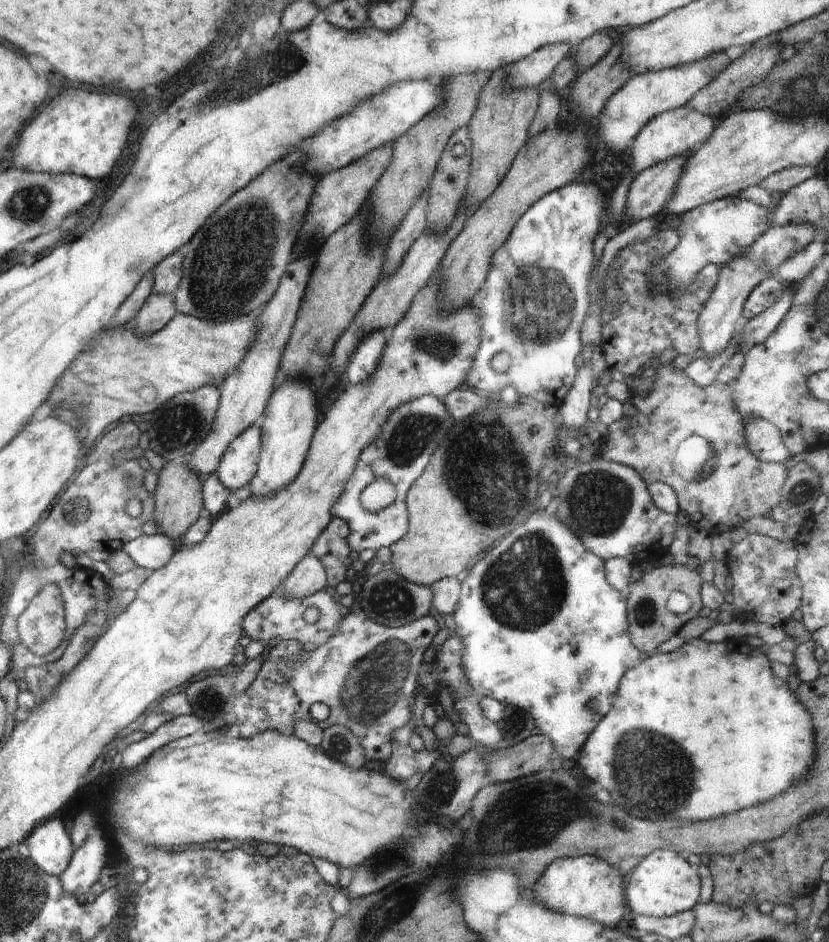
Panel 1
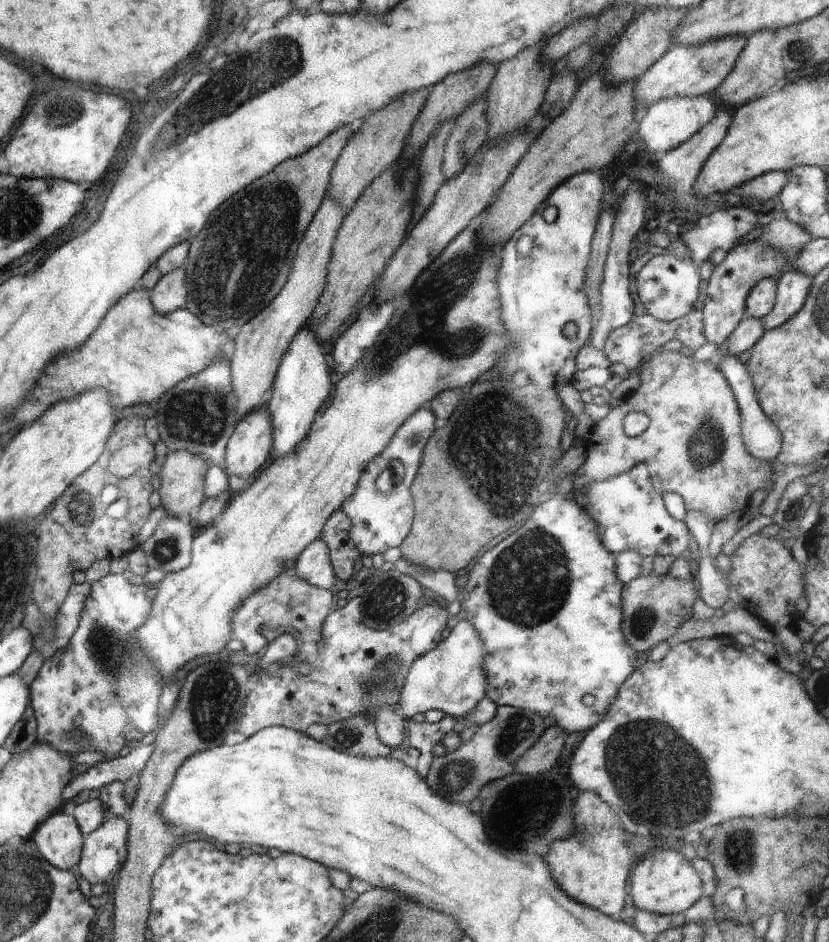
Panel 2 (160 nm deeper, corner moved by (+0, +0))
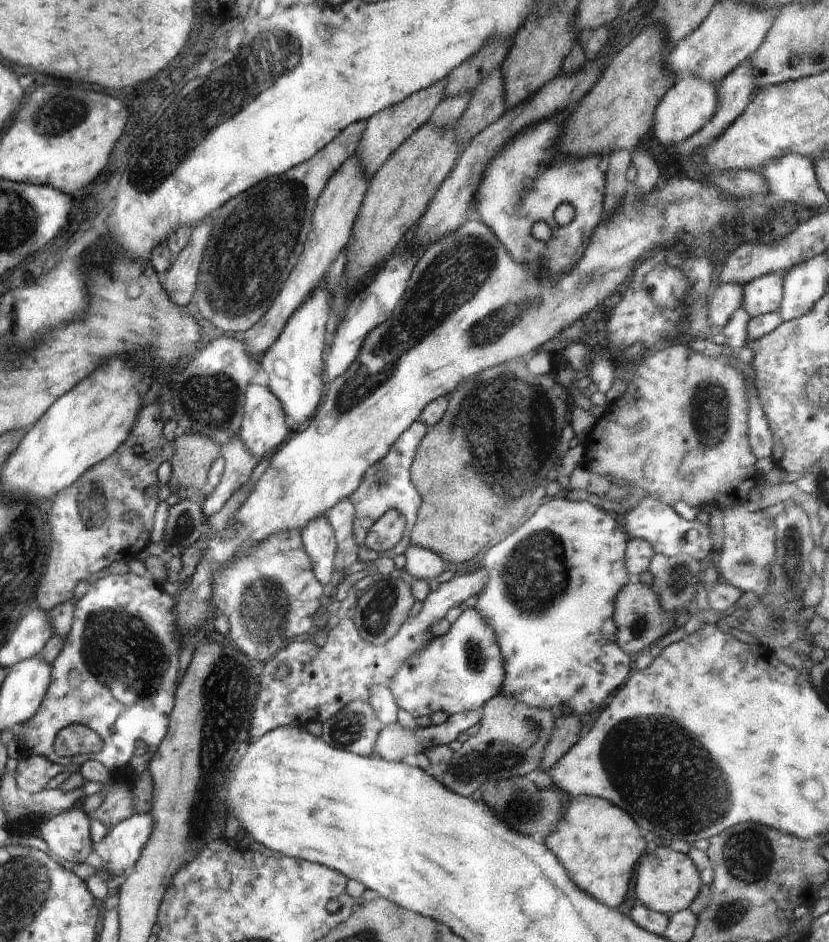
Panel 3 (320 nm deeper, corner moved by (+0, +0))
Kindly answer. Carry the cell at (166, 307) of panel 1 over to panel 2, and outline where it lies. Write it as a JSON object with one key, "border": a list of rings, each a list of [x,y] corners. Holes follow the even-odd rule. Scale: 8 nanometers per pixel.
{"border":[[[184,266],[163,275],[162,280],[150,290],[149,297],[160,314],[184,308],[187,297]]]}

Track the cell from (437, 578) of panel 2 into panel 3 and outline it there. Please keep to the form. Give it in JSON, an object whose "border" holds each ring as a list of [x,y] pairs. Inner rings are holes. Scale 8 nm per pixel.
{"border":[[[410,545],[405,552],[405,572],[414,576],[415,579],[424,578],[426,581],[436,580],[436,577],[446,570],[446,560],[433,550]]]}

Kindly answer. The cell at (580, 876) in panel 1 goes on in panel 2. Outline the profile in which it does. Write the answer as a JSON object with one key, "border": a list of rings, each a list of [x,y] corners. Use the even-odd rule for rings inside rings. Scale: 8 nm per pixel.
{"border":[[[592,791],[577,792],[573,816],[578,828],[574,836],[553,842],[547,852],[552,876],[570,898],[618,918],[626,904],[628,874],[634,860],[628,834],[622,830],[616,812]]]}

